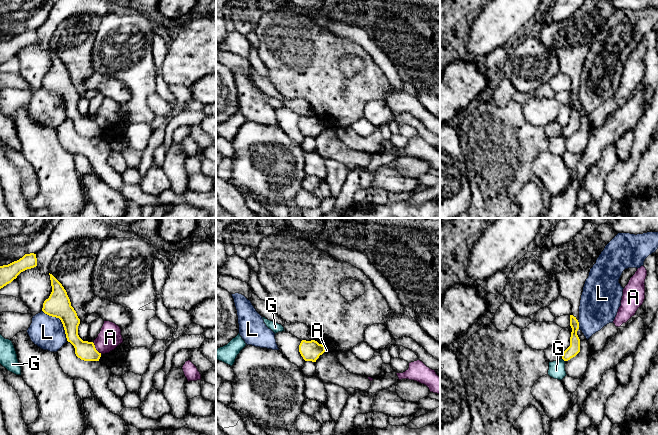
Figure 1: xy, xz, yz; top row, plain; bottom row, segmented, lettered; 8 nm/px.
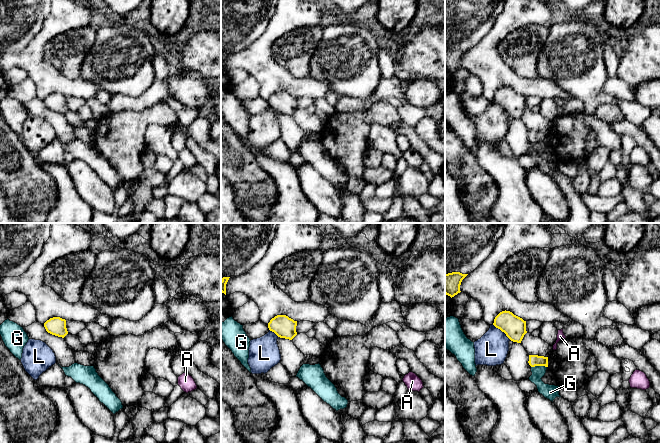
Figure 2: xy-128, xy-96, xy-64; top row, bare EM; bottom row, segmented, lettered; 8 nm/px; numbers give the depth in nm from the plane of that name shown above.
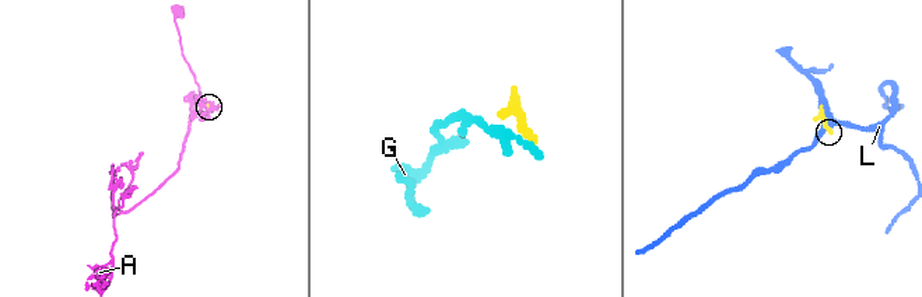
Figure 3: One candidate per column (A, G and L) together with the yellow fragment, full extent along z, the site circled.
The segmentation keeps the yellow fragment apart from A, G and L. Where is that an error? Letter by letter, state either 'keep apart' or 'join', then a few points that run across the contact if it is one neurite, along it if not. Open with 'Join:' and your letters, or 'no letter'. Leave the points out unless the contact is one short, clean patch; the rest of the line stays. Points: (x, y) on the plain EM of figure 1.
Join: no letter
A: keep apart; line xy (92, 118), (94, 123), (101, 129)
G: keep apart; line yz (562, 134), (564, 137)
L: keep apart

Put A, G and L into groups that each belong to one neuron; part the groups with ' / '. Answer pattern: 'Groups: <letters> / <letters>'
Groups: A / G / L

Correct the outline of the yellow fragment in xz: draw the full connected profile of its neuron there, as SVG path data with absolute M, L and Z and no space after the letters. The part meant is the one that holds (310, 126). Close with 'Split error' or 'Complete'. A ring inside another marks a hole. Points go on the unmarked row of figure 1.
M302 116L299 121L299 128L305 137L316 138L320 131L325 128L326 123L315 116Z. Complete

